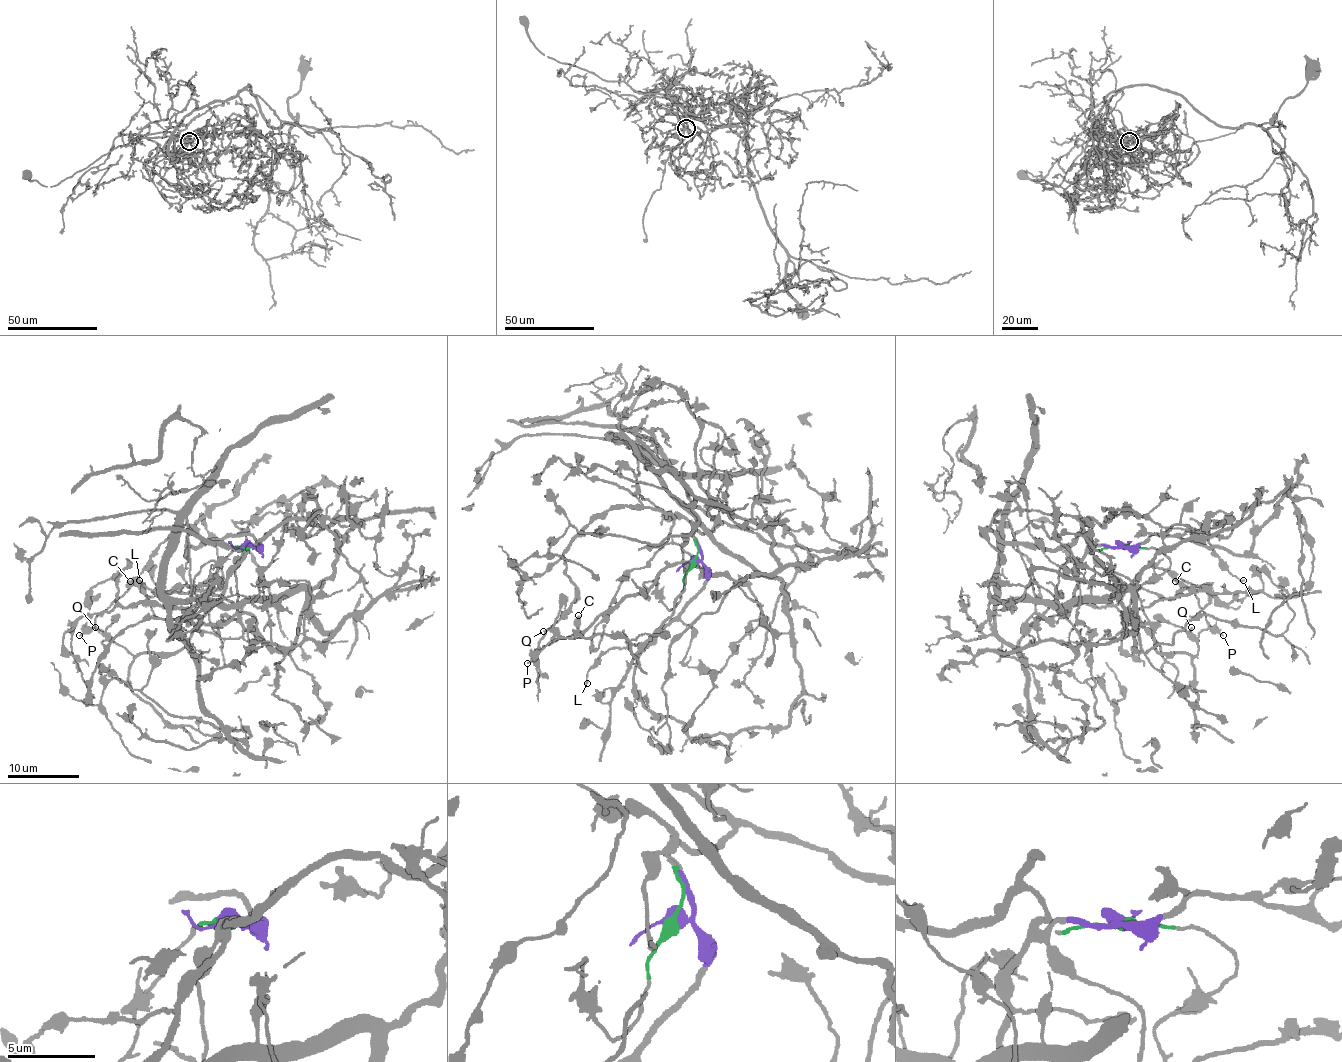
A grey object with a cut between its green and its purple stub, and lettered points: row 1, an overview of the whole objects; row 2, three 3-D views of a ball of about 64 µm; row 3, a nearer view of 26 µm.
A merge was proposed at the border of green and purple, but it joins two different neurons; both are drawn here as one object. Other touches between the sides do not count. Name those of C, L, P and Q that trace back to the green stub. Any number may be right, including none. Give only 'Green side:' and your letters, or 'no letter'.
Green side: C, P, Q

